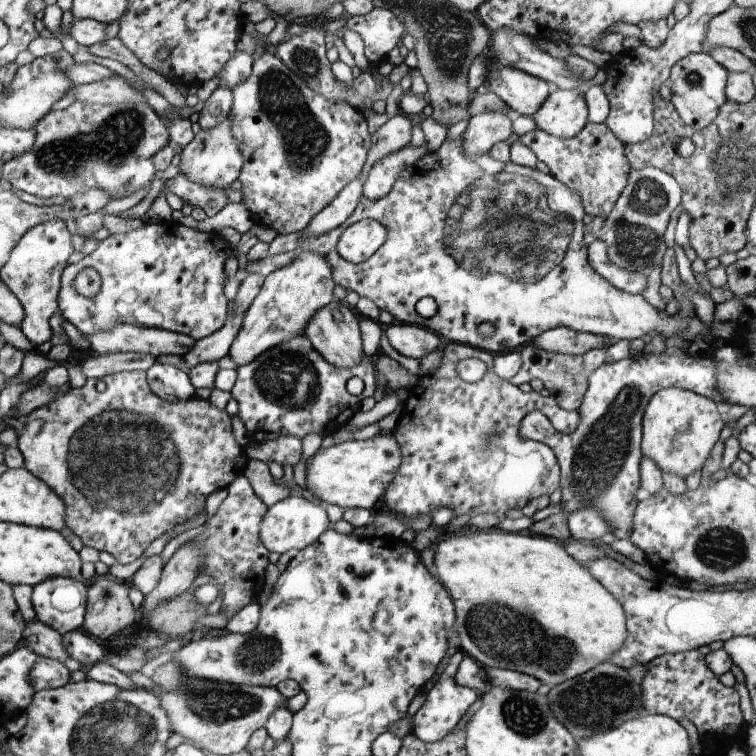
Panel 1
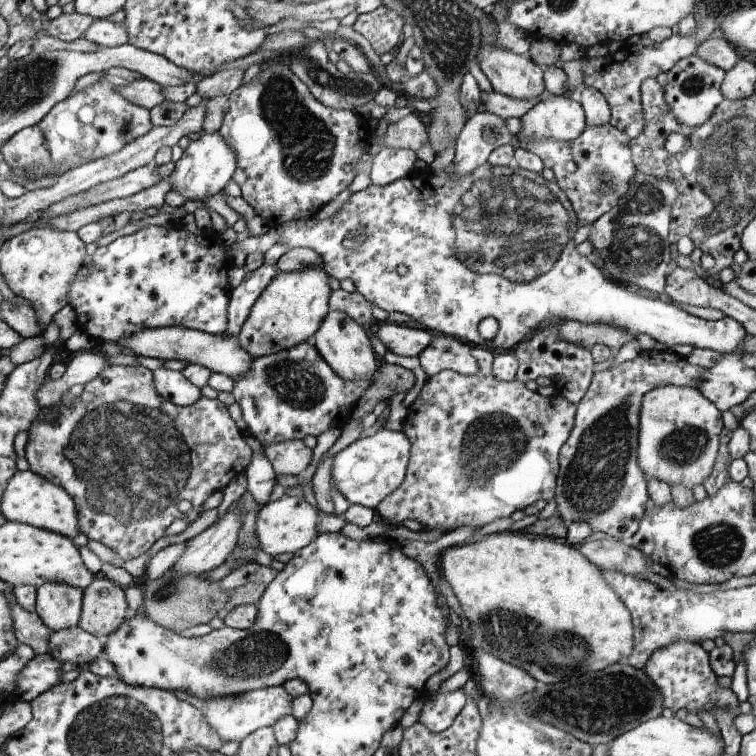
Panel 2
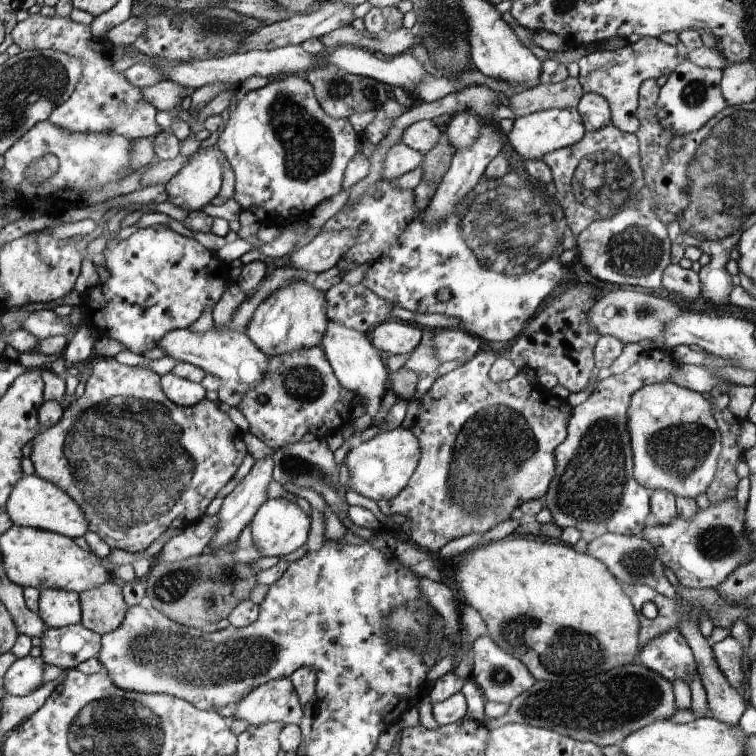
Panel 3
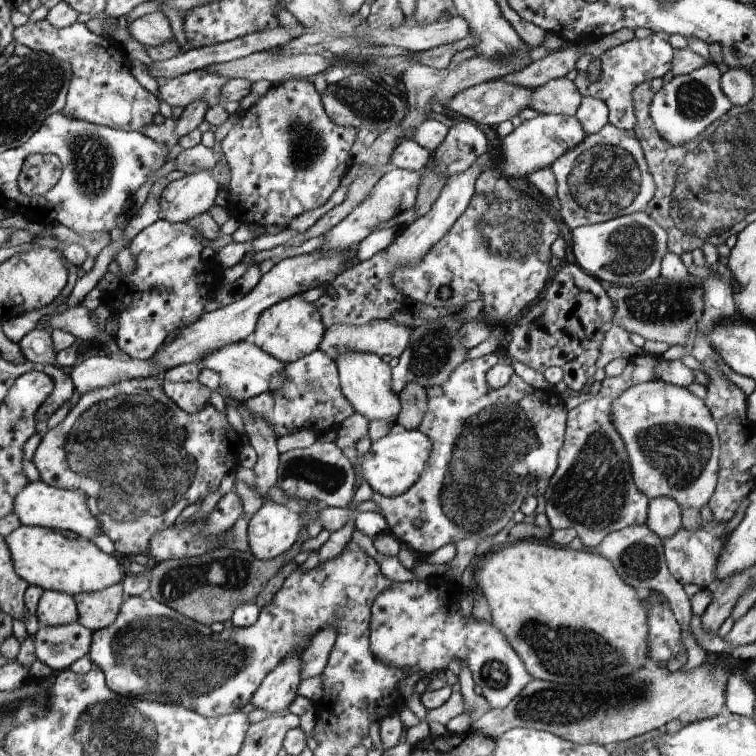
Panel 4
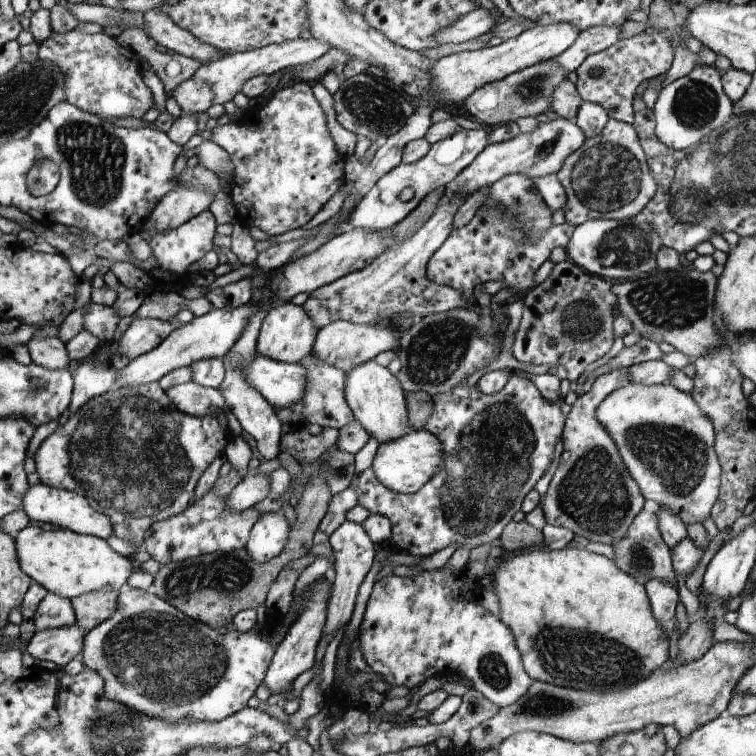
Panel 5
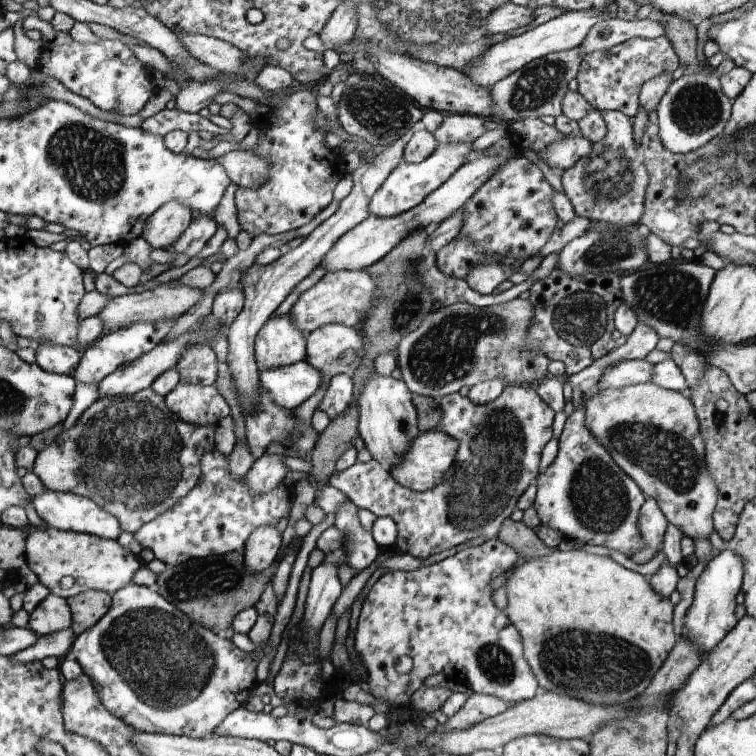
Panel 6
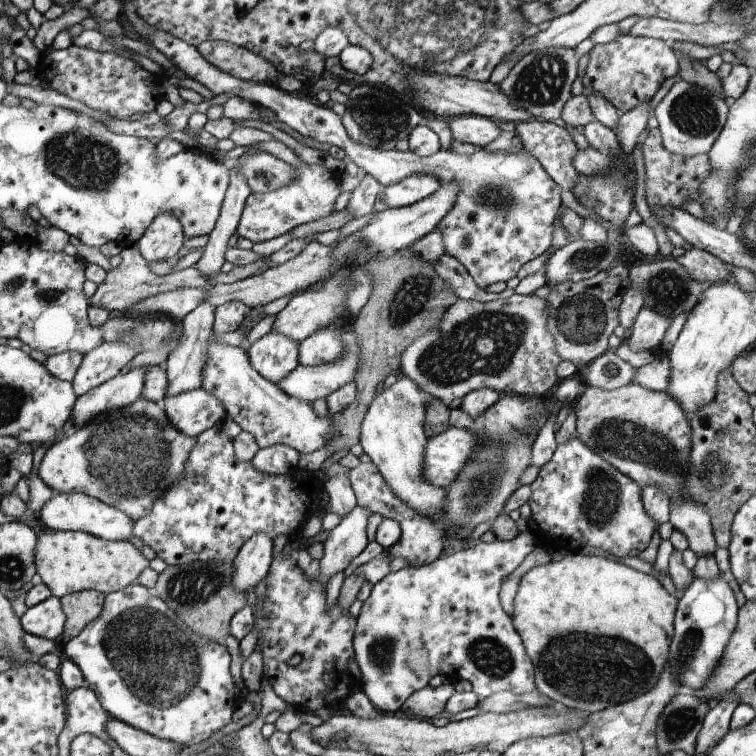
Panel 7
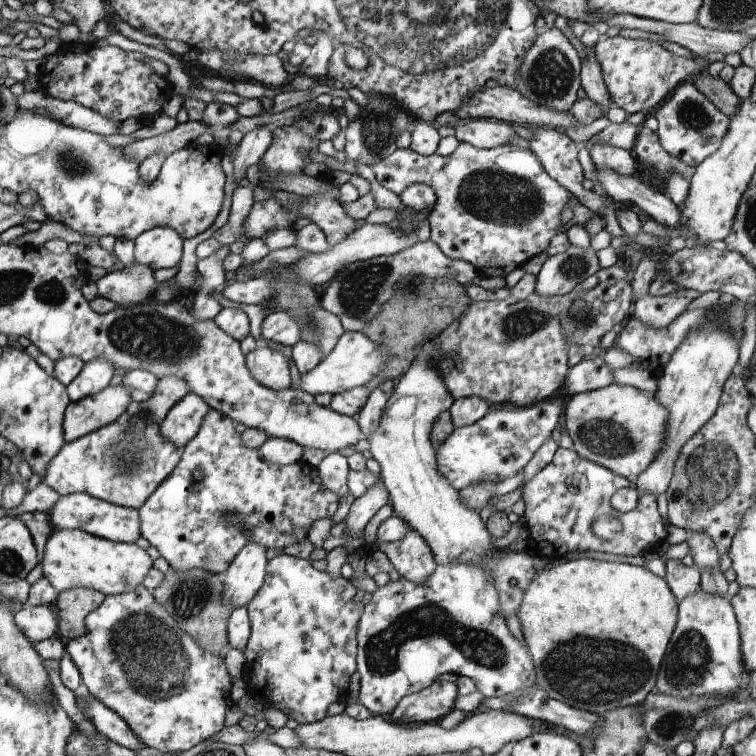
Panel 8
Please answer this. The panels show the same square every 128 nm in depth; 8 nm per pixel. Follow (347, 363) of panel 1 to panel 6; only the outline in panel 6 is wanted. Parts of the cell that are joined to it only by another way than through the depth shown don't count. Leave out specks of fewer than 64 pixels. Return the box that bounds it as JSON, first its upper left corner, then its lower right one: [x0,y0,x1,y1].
[358,374,421,469]

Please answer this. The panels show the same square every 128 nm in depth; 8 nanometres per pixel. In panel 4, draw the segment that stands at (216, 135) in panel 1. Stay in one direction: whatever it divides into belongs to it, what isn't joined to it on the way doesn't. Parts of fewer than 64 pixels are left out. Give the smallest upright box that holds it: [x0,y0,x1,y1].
[160,171,219,223]

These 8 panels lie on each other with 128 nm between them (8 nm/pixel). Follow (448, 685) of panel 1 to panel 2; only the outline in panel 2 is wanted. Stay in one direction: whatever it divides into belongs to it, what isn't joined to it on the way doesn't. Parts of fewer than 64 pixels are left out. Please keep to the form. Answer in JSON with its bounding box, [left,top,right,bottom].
[418,689,466,732]

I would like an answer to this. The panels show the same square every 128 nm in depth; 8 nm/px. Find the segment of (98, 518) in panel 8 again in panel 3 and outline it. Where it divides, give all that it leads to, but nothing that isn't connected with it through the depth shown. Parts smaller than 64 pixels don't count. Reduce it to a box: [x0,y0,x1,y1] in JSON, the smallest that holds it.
[6,474,90,538]

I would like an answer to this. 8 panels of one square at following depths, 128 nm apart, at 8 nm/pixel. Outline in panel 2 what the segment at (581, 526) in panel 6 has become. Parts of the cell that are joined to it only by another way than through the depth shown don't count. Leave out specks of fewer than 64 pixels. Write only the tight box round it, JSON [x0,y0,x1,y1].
[555,349,701,540]

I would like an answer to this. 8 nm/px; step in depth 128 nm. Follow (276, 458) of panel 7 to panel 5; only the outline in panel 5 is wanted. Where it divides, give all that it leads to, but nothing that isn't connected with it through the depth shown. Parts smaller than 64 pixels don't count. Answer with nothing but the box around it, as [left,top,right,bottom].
[227,469,270,511]

